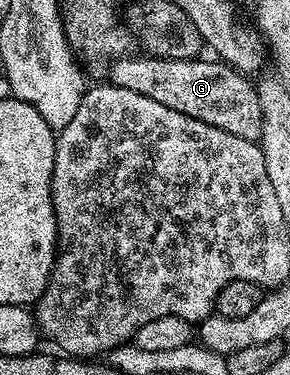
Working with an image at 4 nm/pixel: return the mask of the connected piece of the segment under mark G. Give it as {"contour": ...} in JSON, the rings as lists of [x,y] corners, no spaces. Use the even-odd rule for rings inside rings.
{"contour":[[[122,56],[108,67],[108,81],[119,88],[127,88],[127,92],[139,92],[139,96],[147,96],[164,104],[166,108],[175,108],[175,112],[183,112],[195,120],[203,120],[203,124],[211,124],[215,128],[223,128],[223,132],[231,132],[235,136],[243,136],[243,140],[257,142],[263,132],[263,108],[259,108],[257,87],[246,75],[240,74],[232,66],[226,66],[220,60],[201,62],[202,60],[171,60],[170,58],[150,58],[140,56]]]}

